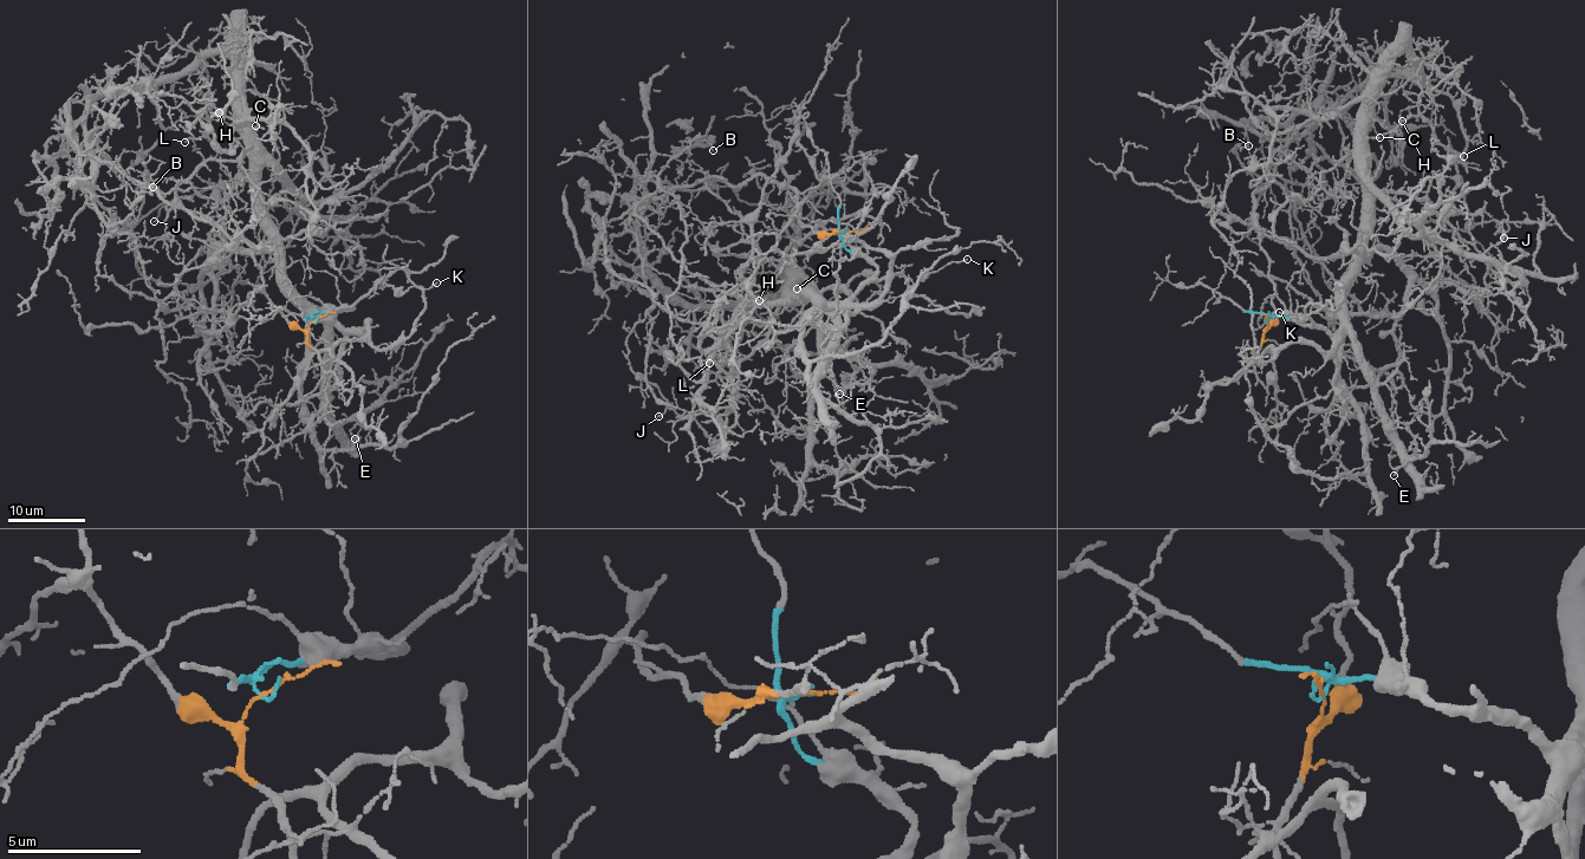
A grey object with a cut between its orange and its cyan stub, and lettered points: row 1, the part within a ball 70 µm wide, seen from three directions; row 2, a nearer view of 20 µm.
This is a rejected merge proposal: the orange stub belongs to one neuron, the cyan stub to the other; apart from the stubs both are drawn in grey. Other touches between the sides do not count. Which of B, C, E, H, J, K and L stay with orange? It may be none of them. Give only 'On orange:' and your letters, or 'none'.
On orange: B, J

